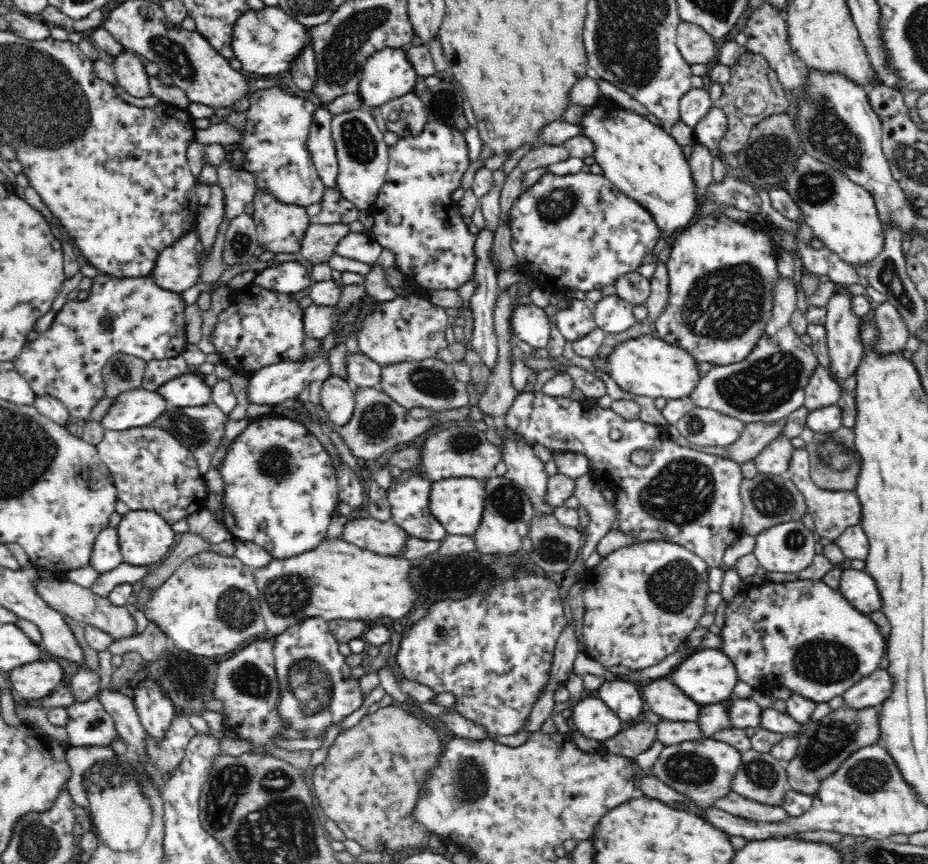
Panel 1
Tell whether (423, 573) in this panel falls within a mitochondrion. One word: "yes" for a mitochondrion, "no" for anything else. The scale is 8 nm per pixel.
yes

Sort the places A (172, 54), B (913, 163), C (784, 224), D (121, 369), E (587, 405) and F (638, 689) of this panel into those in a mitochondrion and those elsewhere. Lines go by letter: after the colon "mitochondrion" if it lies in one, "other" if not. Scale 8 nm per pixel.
A: mitochondrion
B: mitochondrion
C: other
D: mitochondrion
E: other
F: other

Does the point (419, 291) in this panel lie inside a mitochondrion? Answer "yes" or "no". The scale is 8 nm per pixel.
no

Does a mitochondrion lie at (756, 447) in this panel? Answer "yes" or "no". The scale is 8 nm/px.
no

